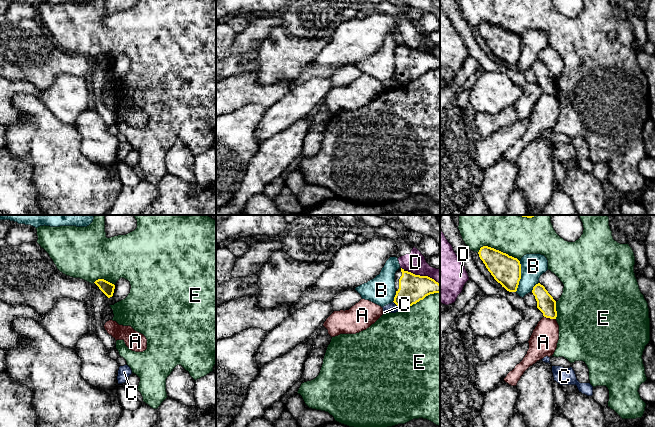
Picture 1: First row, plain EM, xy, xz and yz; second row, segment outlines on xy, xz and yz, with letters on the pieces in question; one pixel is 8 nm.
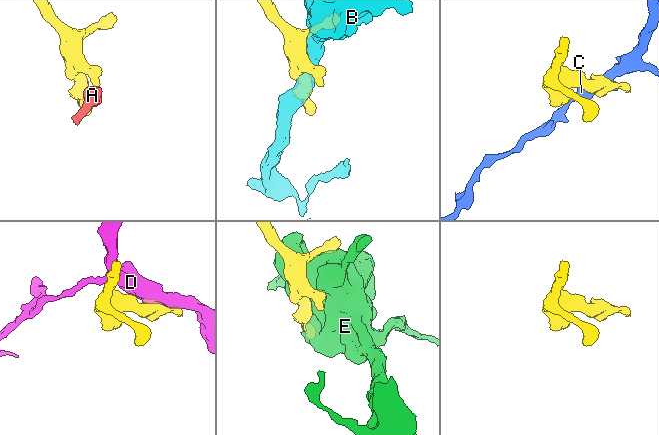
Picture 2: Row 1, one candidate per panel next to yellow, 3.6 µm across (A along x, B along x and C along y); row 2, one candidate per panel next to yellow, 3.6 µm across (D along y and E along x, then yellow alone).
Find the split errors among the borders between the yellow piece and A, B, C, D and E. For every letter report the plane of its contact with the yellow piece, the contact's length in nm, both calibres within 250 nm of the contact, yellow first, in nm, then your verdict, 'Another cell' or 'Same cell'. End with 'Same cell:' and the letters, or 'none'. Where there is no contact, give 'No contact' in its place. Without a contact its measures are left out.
A: Touches yellow in yz. Shared border 100 nm. Thickness 150 nm (yellow) against 220 nm. Another cell
B: Touches yellow in yz. Shared border 260 nm. Thickness 240 nm (yellow) against 190 nm. Another cell
C: Touches yellow in xz. Shared border 90 nm. Thickness 220 nm (yellow) against 80 nm. Another cell
D: Touches yellow in xz. Shared border 280 nm. Thickness 220 nm (yellow) against 170 nm. Another cell
E: Touches yellow in yz. Shared border 360 nm. Thickness 240 nm (yellow) against 260 nm. Another cell
Same cell: none

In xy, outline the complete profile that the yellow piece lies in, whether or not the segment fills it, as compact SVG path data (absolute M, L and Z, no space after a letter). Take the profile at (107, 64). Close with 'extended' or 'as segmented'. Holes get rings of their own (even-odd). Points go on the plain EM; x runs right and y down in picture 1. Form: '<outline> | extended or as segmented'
M98 55L94 58L99 65L108 73L112 73L115 65L115 61L104 56L104 55Z | as segmented

